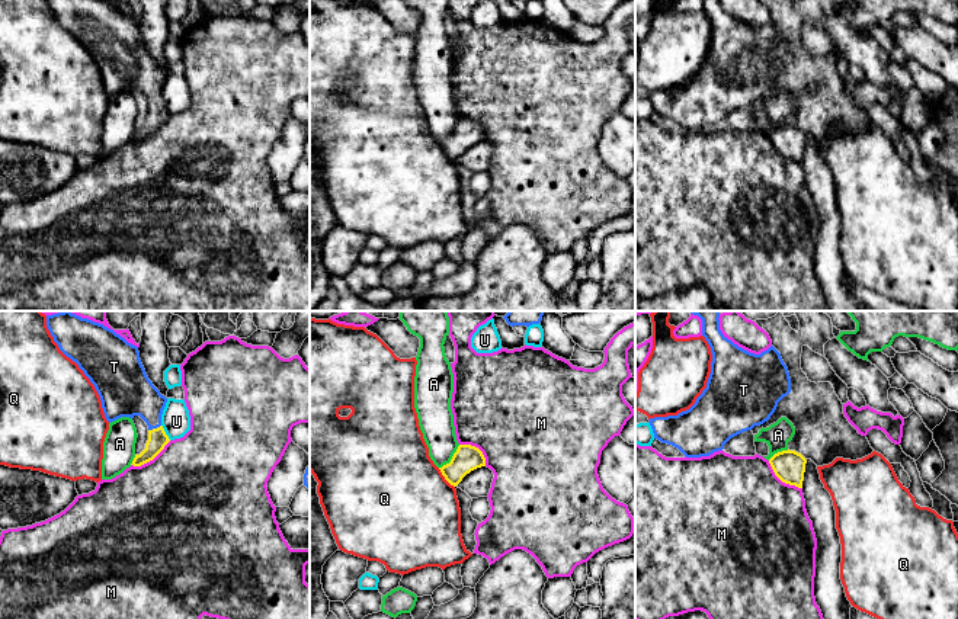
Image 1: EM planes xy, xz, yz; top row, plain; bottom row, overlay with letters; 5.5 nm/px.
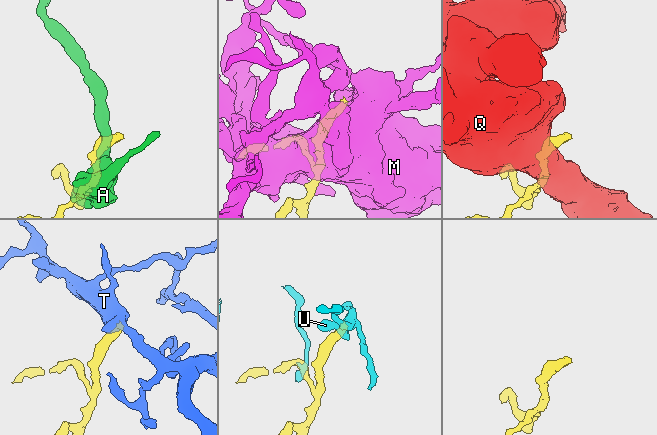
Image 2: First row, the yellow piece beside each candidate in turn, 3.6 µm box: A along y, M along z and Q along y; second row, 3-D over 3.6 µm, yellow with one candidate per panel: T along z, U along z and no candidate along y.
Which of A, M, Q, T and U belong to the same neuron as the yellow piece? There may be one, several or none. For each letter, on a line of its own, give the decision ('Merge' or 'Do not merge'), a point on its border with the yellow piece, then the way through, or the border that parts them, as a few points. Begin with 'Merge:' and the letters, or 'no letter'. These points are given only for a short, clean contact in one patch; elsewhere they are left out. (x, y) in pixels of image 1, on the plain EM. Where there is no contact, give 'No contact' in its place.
Merge: T
A: Do not merge. Touches yellow at xz (452, 132). Boundary: xz (460, 119), (452, 132), (439, 143)
M: Do not merge. Touches yellow at xy (150, 134)
Q: Do not merge. Touches yellow at xz (445, 153)
T: Merge. Touches yellow at xy (154, 103). Path across: xy (157, 114), (154, 103), (153, 92), (128, 67)
U: Do not merge. Touches yellow at xy (164, 106)

